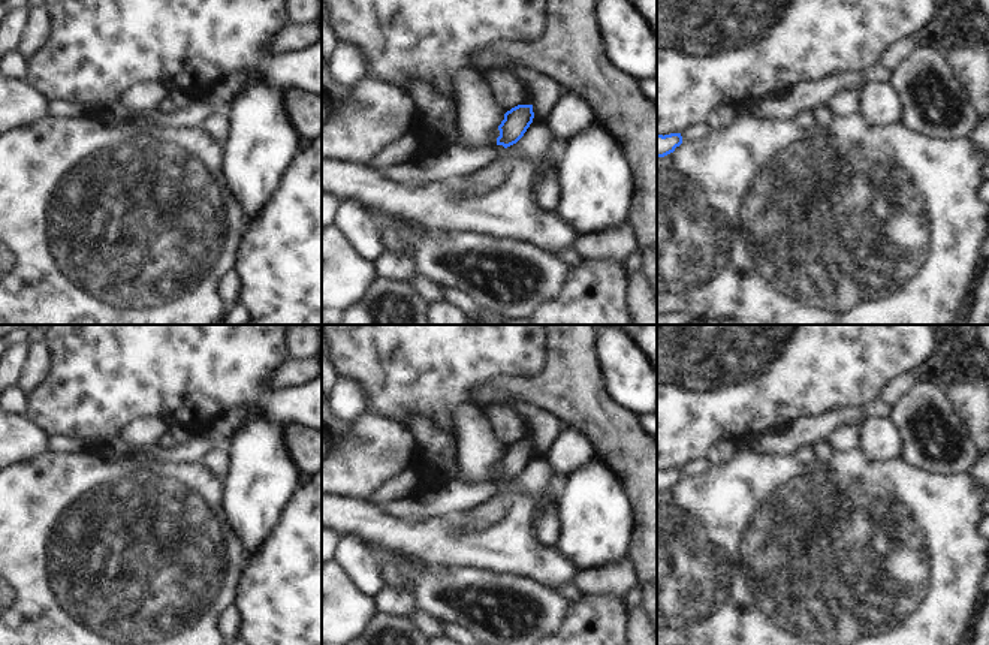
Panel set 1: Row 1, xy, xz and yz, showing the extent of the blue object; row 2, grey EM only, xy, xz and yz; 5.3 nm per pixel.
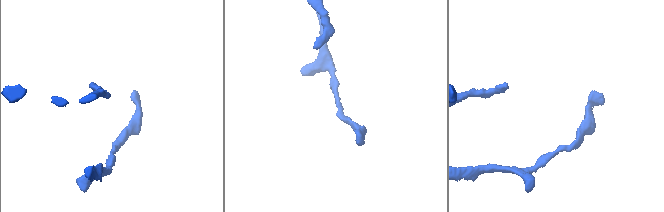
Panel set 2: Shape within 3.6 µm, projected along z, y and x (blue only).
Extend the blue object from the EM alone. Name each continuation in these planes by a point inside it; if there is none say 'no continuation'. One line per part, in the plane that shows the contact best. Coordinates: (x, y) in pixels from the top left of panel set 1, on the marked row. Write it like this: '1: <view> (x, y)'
1: xz (494, 174)

